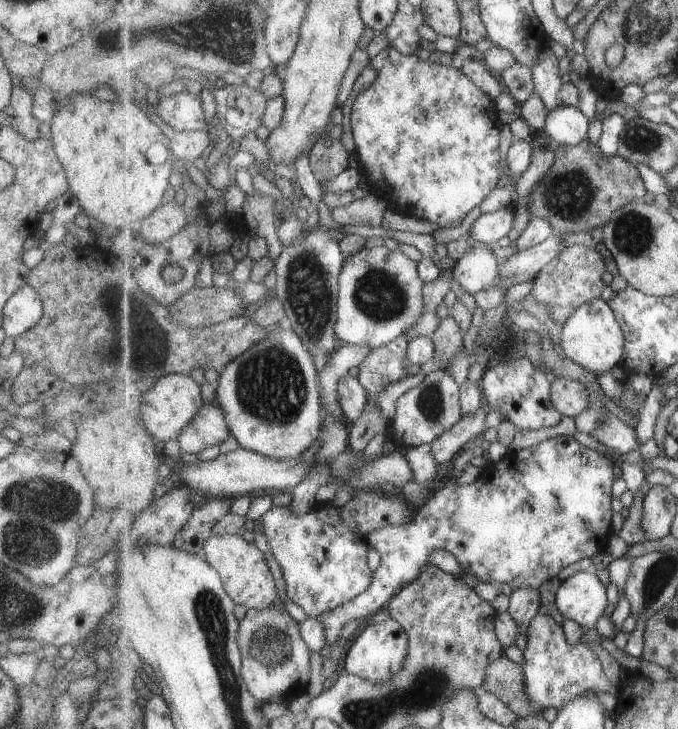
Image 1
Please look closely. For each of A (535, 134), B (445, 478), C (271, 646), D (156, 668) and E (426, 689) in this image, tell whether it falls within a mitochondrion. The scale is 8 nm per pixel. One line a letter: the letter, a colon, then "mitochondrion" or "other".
A: other
B: other
C: mitochondrion
D: other
E: mitochondrion

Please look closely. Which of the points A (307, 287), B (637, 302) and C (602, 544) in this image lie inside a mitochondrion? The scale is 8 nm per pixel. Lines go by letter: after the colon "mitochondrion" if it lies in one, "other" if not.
A: mitochondrion
B: other
C: other

